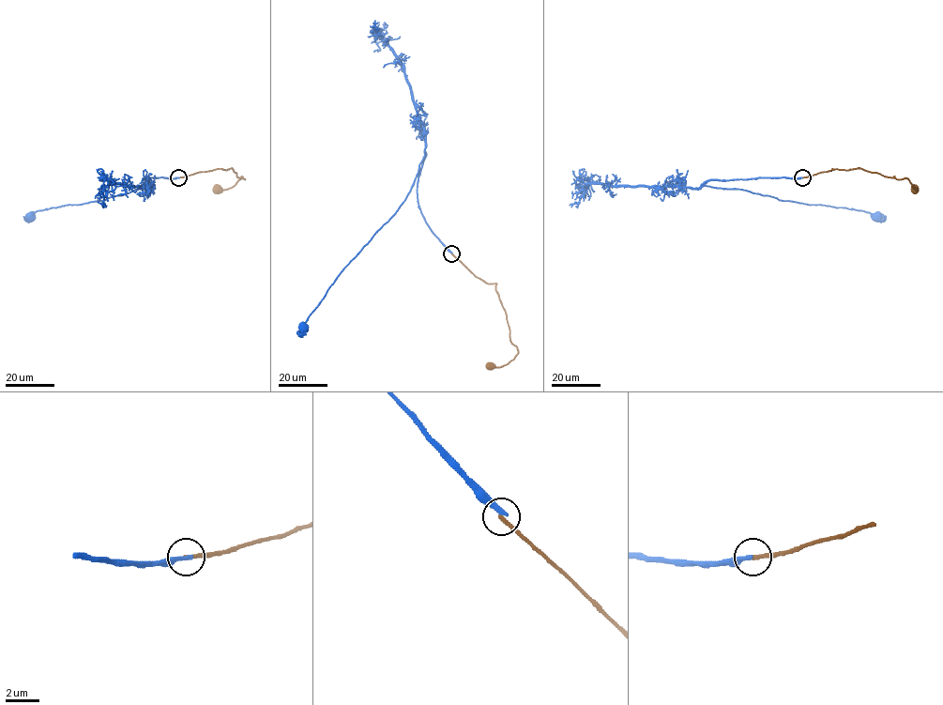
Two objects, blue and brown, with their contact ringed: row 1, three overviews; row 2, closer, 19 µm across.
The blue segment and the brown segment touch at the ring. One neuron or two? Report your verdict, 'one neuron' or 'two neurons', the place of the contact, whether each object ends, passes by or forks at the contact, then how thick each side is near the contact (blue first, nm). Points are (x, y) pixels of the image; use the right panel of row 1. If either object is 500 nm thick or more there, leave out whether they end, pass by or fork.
two neurons | (802, 177) | blue ends | brown ends | 320/240 nm

